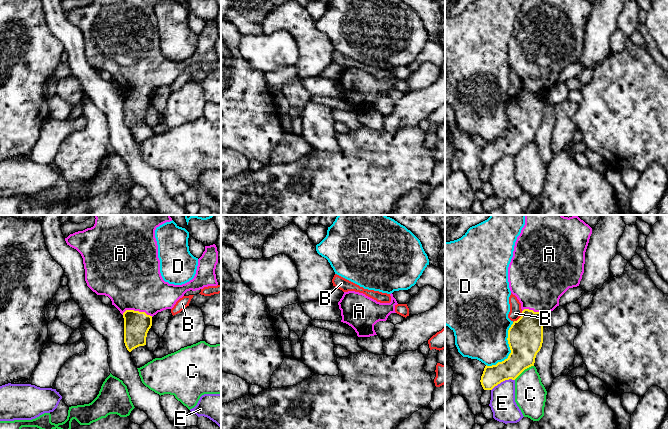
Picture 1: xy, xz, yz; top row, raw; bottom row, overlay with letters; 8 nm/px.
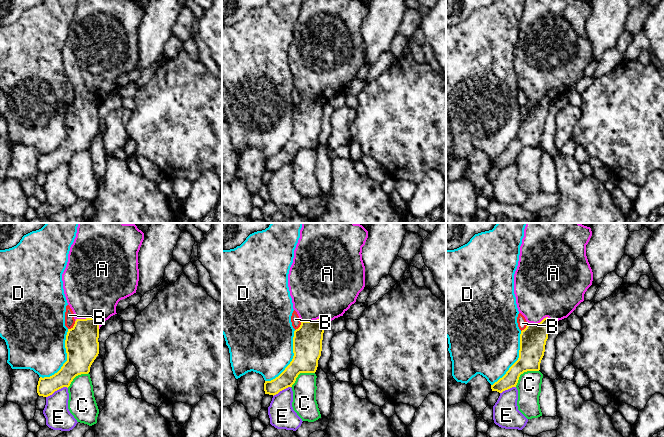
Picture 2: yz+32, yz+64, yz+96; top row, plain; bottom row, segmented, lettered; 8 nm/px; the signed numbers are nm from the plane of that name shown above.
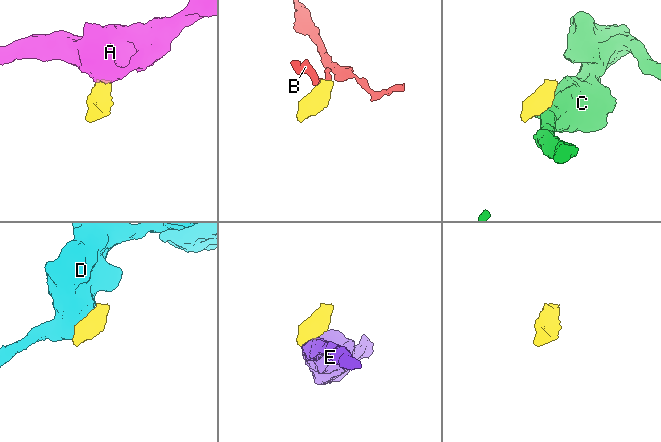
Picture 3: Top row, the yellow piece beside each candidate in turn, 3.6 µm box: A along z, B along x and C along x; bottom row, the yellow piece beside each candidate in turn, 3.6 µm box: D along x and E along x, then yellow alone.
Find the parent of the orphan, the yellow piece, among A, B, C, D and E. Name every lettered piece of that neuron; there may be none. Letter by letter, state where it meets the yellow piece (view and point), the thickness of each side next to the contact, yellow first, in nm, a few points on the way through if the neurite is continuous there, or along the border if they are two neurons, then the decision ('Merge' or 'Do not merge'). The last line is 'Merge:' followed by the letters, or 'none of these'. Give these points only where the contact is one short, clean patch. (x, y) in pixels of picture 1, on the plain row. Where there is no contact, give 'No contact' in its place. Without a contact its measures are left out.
A: Touches yellow at xy (137, 87). Thickness 200 nm (yellow) against 460 nm. Path across: xy (136, 100), (137, 87), (133, 57). Merge
B: Touches yellow at yz (520, 93). Thickness 280 nm (yellow) against 100 nm. Boundary: yz (522, 87), (522, 90), (513, 98). Do not merge
C: Touches yellow at yz (523, 146). Thickness 280 nm (yellow) against 260 nm. Boundary: yz (533, 141), (525, 144), (514, 155). Do not merge
D: Touches yellow at yz (510, 125). Thickness 280 nm (yellow) against 380 nm. Do not merge
E: Touches yellow at yz (502, 157). Thickness 190 nm (yellow) against 200 nm. Boundary: yz (514, 155), (505, 155), (491, 166). Do not merge
Merge: A

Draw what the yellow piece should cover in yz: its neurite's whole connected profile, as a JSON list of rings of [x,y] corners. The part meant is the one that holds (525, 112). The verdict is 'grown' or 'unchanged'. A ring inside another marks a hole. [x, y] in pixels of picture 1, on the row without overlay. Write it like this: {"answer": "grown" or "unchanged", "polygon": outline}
{"answer": "grown", "polygon": [[[525,0],[515,18],[513,33],[508,43],[509,64],[521,79],[522,91],[508,106],[508,120],[511,126],[508,134],[496,141],[485,142],[481,152],[484,166],[492,166],[505,156],[515,156],[525,145],[534,142],[537,129],[543,119],[543,97],[559,82],[560,73],[569,65],[580,60],[584,49],[585,28],[592,4],[588,0]]]}

